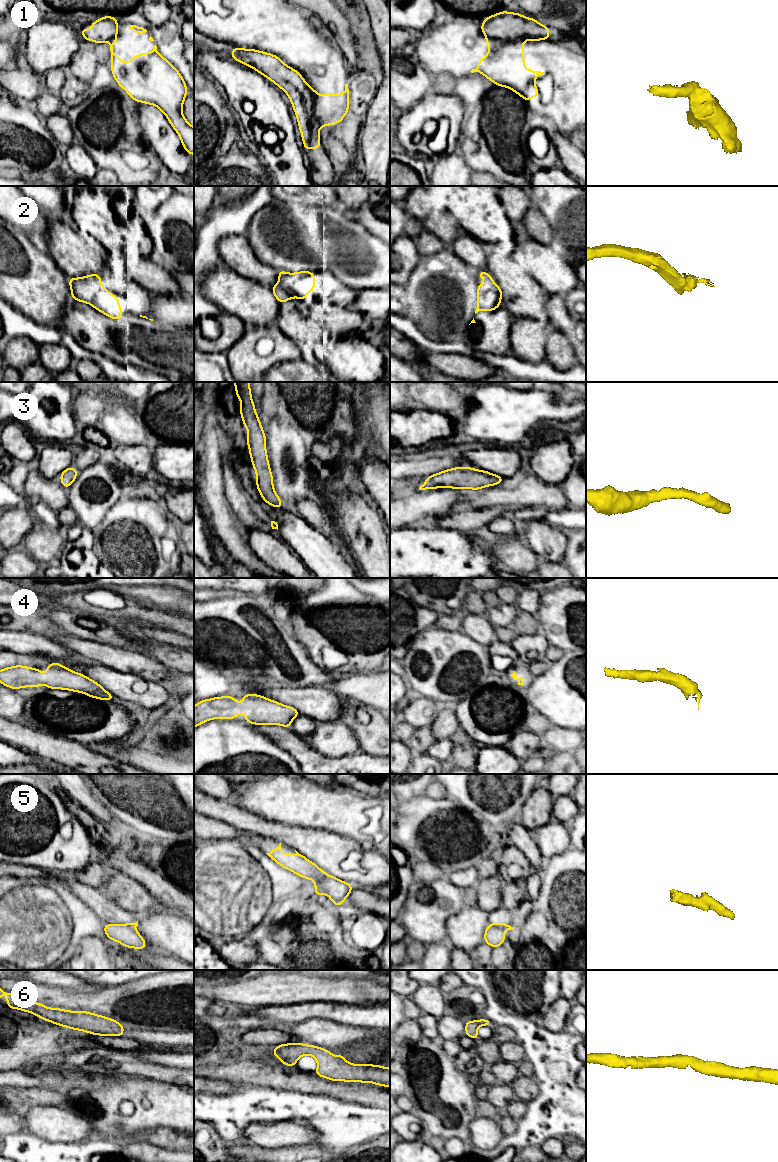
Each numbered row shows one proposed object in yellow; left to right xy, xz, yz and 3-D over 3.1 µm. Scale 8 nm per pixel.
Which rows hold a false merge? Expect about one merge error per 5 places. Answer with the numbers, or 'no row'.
1, 5

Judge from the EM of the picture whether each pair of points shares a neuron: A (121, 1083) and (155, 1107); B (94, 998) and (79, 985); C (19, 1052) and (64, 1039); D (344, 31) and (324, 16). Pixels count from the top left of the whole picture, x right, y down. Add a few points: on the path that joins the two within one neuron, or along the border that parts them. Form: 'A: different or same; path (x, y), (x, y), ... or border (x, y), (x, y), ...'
A: same; path (129, 1087), (137, 1089), (147, 1099)
B: different; border (62, 988), (85, 991)
C: same; path (30, 1048), (45, 1046), (53, 1042)
D: same; path (339, 26), (329, 16)

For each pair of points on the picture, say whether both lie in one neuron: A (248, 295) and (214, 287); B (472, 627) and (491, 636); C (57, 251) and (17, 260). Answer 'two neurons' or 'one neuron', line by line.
A: one neuron
B: one neuron
C: two neurons

